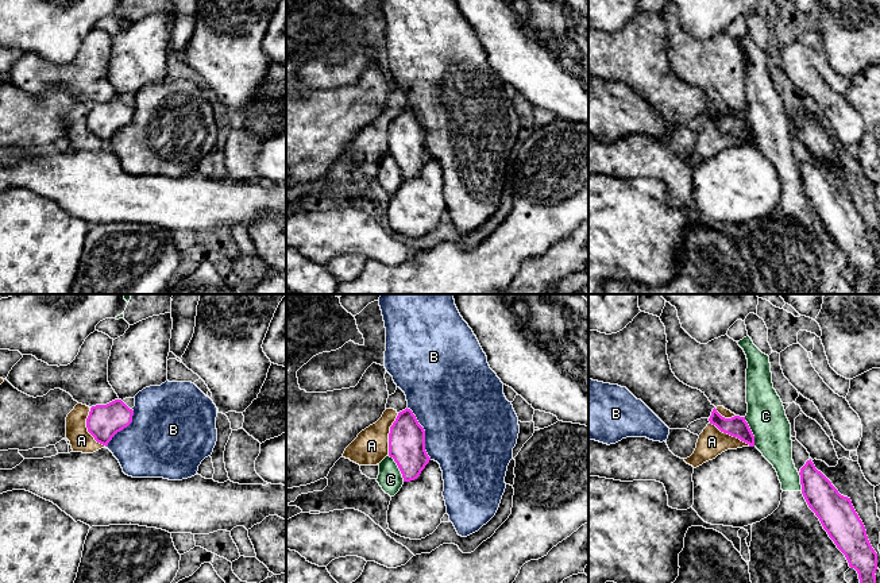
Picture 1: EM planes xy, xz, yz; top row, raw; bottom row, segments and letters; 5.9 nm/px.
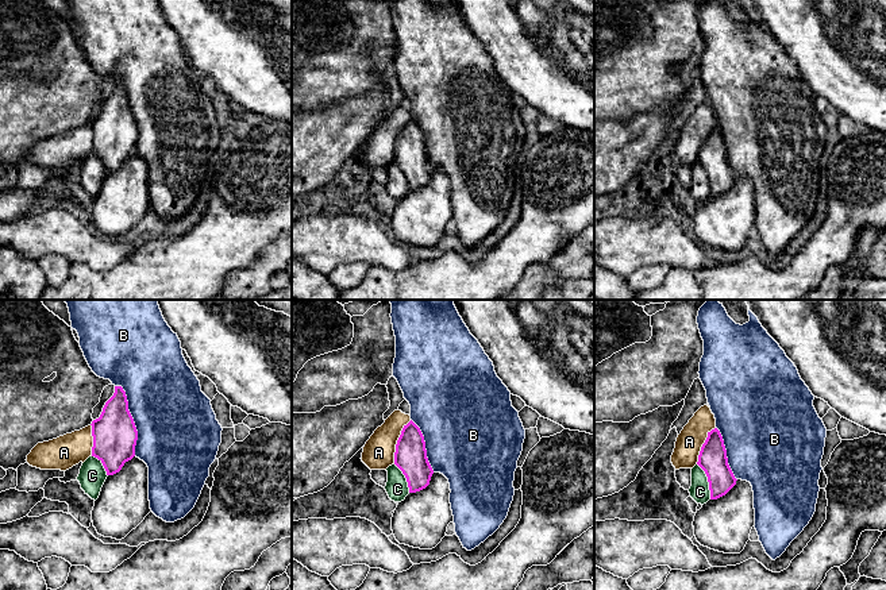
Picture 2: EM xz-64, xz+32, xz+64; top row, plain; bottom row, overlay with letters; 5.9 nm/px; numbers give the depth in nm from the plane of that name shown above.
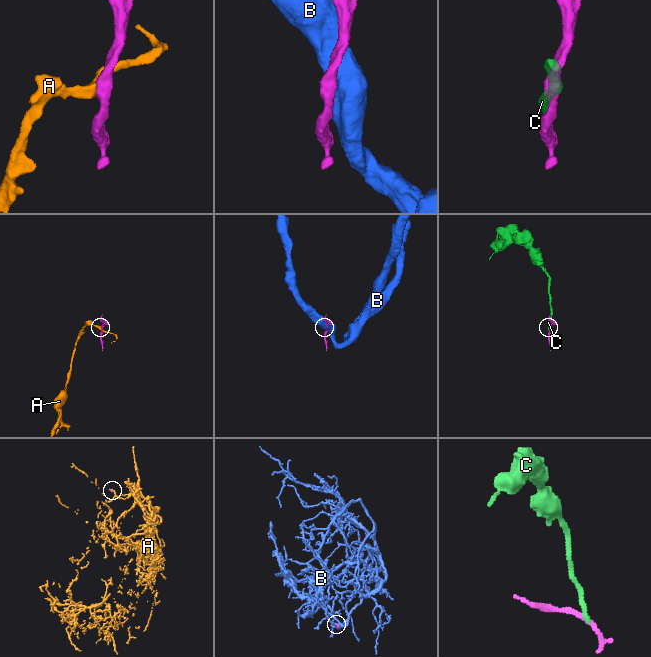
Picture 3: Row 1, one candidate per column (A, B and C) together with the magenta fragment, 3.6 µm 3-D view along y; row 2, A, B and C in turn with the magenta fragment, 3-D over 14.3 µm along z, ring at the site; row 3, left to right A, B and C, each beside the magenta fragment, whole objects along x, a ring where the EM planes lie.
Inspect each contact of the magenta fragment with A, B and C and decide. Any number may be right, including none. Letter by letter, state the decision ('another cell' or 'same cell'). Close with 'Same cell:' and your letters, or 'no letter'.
A: another cell
B: another cell
C: another cell
Same cell: no letter

